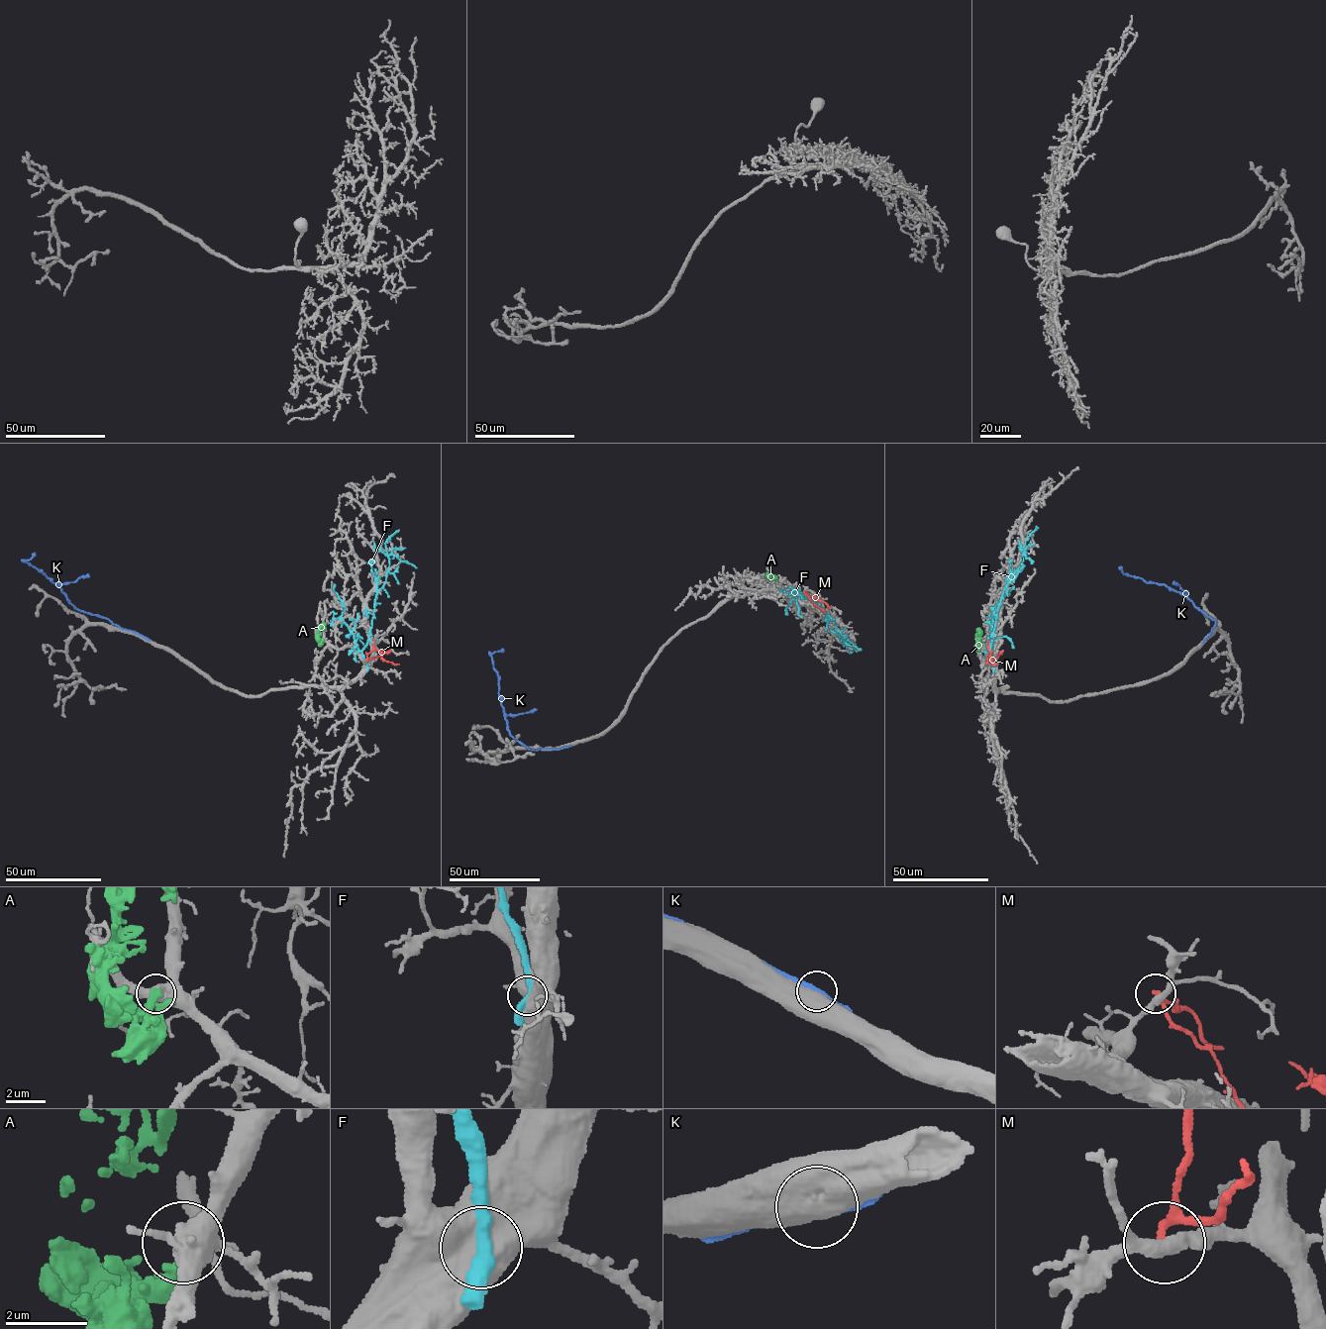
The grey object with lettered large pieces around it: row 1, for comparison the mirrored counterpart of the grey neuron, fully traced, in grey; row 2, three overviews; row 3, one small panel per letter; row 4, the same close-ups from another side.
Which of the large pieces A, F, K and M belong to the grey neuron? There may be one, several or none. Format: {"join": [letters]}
{"join": []}

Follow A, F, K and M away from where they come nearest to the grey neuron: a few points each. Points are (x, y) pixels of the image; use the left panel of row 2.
A: (322, 639), (317, 639), (318, 628), (323, 627), (323, 630)
F: (367, 667), (361, 650), (369, 639), (375, 594), (384, 583), (388, 566), (384, 544), (399, 530)
K: (147, 638), (73, 606), (61, 588), (25, 562), (34, 553)
M: (366, 662), (367, 654), (377, 650), (385, 661), (398, 664)

